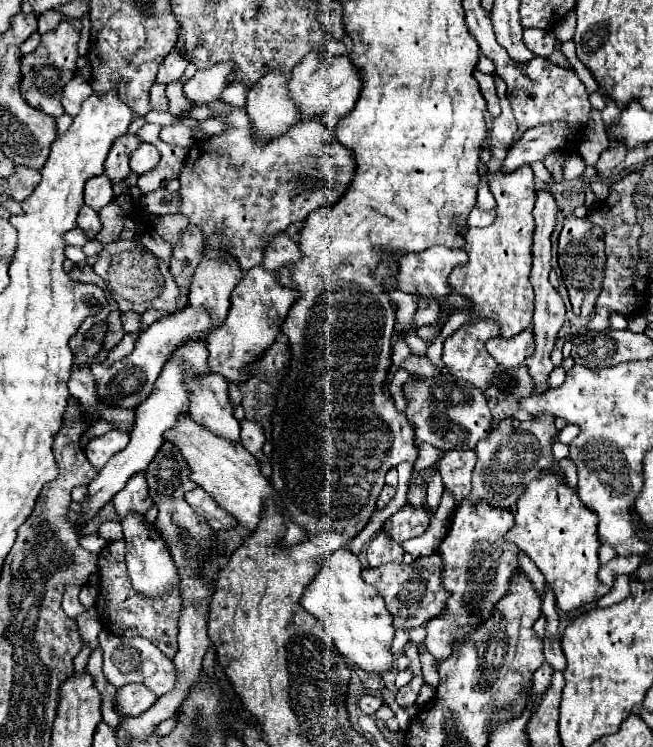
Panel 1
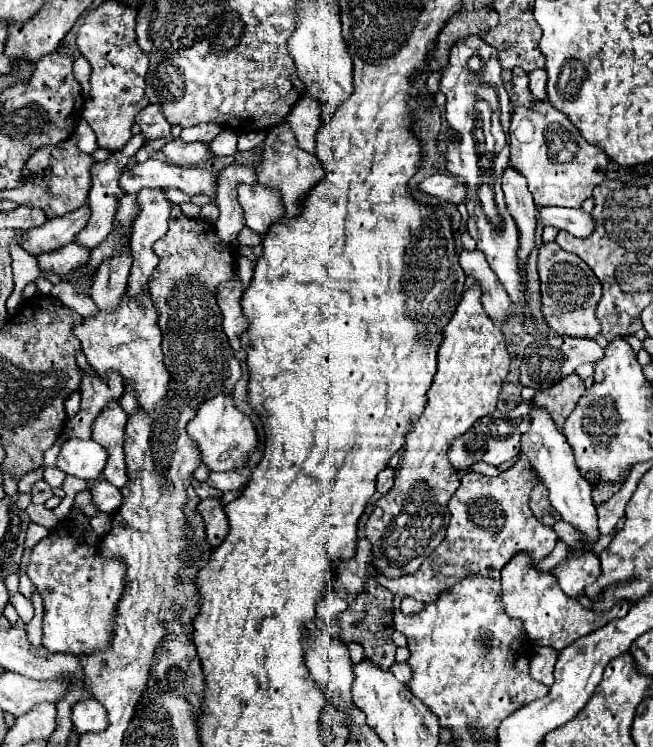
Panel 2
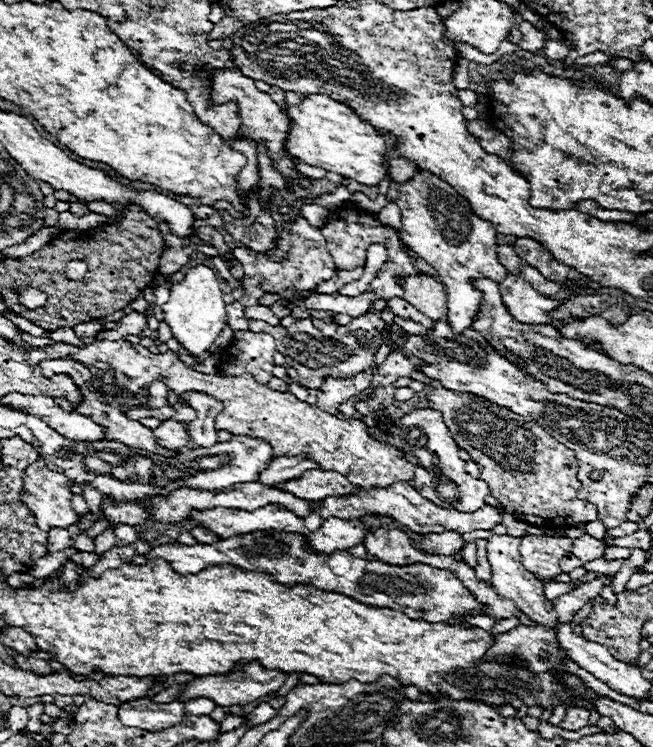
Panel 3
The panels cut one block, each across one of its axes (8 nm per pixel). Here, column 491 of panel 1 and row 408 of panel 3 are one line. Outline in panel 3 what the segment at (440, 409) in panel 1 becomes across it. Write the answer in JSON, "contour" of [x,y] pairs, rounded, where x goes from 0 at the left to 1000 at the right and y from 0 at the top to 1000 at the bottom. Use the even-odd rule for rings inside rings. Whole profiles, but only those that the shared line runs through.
{"contour":[[[634,546],[609,565],[616,570],[616,605],[622,616],[637,624],[637,643],[631,651],[649,664],[658,667],[668,677],[683,677],[683,683],[732,683],[741,677],[741,667],[750,664],[744,645],[723,640],[711,629],[711,616],[704,613],[704,600],[698,597],[689,576],[677,565],[677,552],[662,546]],[[652,605],[652,608],[640,608]],[[643,610],[643,613],[640,613]],[[698,648],[698,651],[689,651]]]}

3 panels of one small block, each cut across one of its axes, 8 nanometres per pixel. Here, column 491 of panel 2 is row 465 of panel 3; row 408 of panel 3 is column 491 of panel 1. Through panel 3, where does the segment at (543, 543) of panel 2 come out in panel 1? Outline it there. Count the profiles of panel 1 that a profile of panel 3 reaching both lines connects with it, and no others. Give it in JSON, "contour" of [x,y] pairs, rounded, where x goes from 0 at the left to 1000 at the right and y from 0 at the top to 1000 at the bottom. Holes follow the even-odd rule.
{"contour":[[[818,554],[806,565],[775,560],[766,568],[760,568],[757,581],[732,592],[729,597],[732,618],[726,624],[723,656],[717,664],[720,672],[738,669],[738,672],[750,672],[750,677],[787,683],[793,667],[799,664],[799,656],[806,656],[806,651],[818,640],[824,640],[824,629],[848,629],[848,635],[858,635],[861,627],[845,610],[848,581],[851,573],[845,554]]]}

